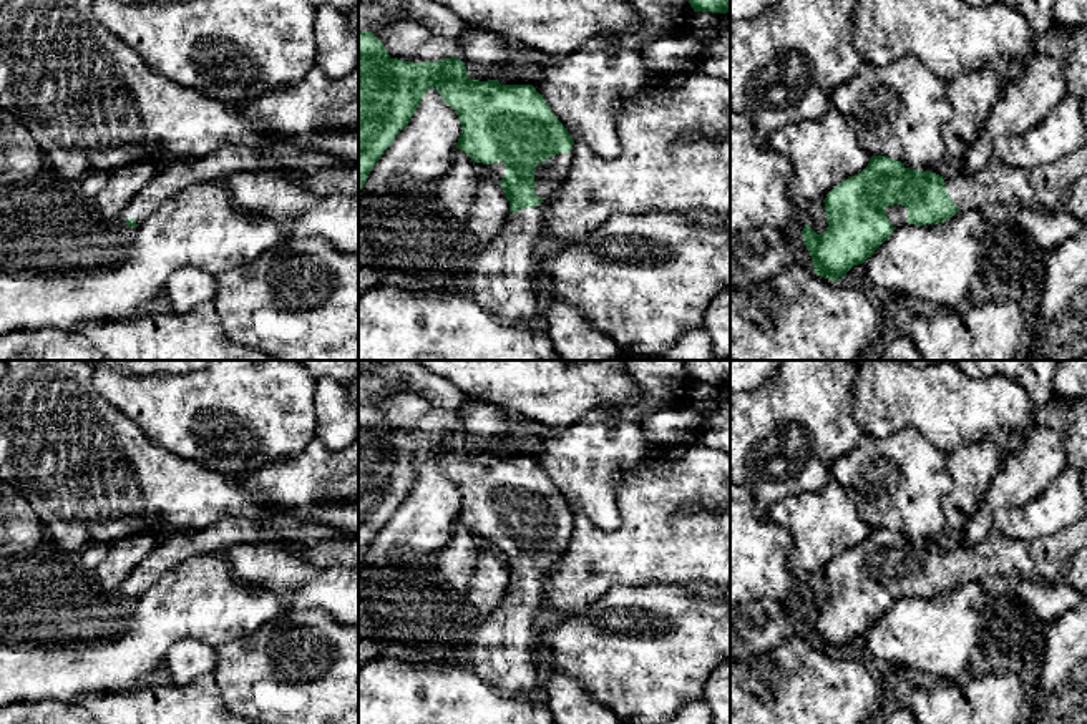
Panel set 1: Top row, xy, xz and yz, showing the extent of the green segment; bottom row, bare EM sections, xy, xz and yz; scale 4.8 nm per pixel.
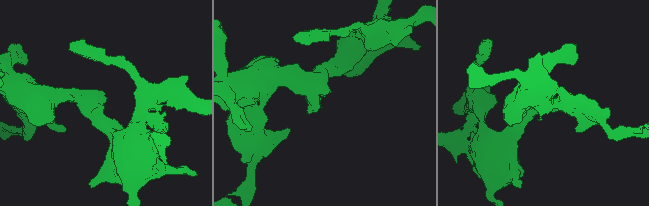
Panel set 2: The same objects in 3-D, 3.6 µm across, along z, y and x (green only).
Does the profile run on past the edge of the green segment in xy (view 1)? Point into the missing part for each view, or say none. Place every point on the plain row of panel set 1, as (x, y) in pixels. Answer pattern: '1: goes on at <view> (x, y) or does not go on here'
1: goes on at xy (180, 545)

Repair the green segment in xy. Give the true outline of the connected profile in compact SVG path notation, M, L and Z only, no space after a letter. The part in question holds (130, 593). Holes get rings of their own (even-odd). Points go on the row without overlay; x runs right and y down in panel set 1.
M274 513L259 525L242 516L224 516L201 531L173 531L158 543L126 576L119 589L131 599L141 598L169 570L193 555L216 553L241 541L295 541L304 546L324 540L347 540L347 531L334 530L315 521L287 513Z

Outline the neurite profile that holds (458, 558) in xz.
M455 521L450 543L440 550L440 573L463 598L468 598L480 550L475 546L471 530Z

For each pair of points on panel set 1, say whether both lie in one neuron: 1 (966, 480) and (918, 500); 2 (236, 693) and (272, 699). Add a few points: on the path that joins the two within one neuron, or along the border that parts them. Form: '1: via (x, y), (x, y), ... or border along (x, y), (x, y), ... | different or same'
1: border along (945, 455), (951, 489), (941, 512), (948, 525) | different
2: via (244, 693), (264, 693) | same

